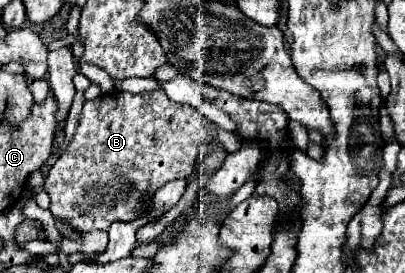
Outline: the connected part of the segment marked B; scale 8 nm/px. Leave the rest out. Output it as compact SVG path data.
M163 89L145 93L113 91L99 97L101 99L83 103L77 131L69 145L61 151L43 185L51 197L49 211L53 217L65 221L81 235L97 229L109 231L109 225L115 221L127 223L137 219L143 211L143 197L153 197L165 183L185 179L195 171L209 145L215 141L219 129L199 109L171 101Z

